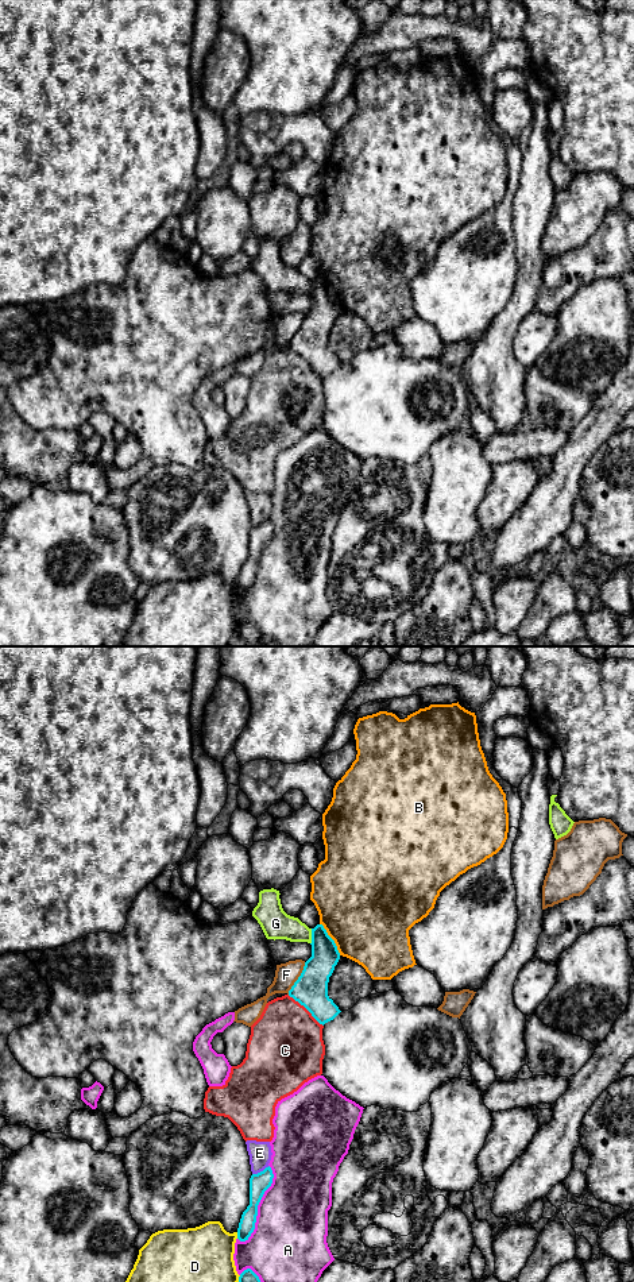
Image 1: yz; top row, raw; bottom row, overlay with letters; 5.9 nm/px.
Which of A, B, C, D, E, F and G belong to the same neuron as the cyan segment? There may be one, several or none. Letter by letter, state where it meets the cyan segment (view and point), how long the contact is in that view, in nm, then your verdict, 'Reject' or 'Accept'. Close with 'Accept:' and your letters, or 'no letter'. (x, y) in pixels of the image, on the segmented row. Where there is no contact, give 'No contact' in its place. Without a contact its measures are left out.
A: Touches cyan at yz (258, 1204). Shared border 500 nm. Reject
B: Touches cyan at yz (332, 939). Shared border 220 nm. Reject
C: Touches cyan at yz (305, 1007). Shared border 280 nm. Reject
D: Touches cyan at yz (238, 1235). Shared border 40 nm. Reject
E: Touches cyan at yz (261, 1172). Shared border 120 nm. Reject
F: Touches cyan at yz (298, 979). Shared border 220 nm. Reject
G: Touches cyan at yz (312, 937). Shared border 100 nm. Reject
Accept: no letter

